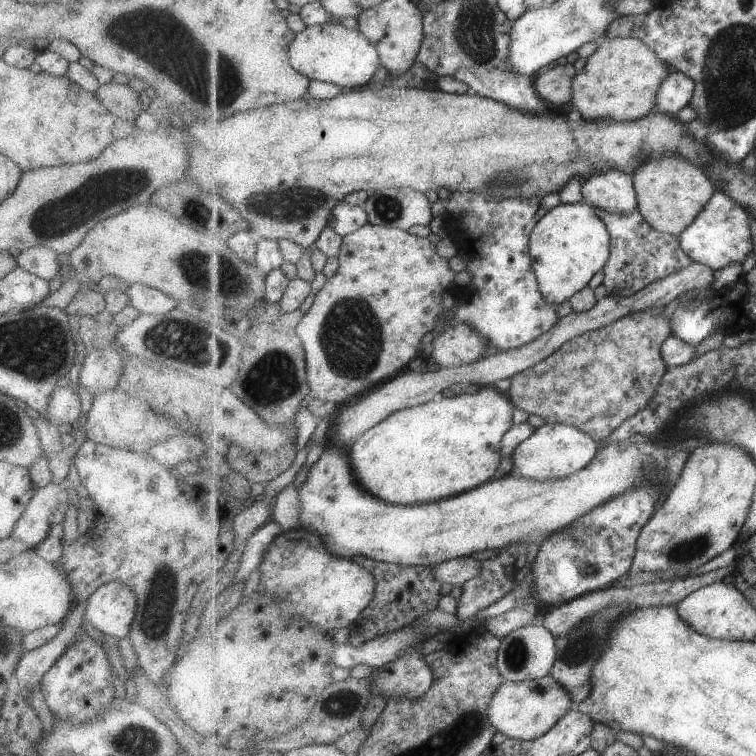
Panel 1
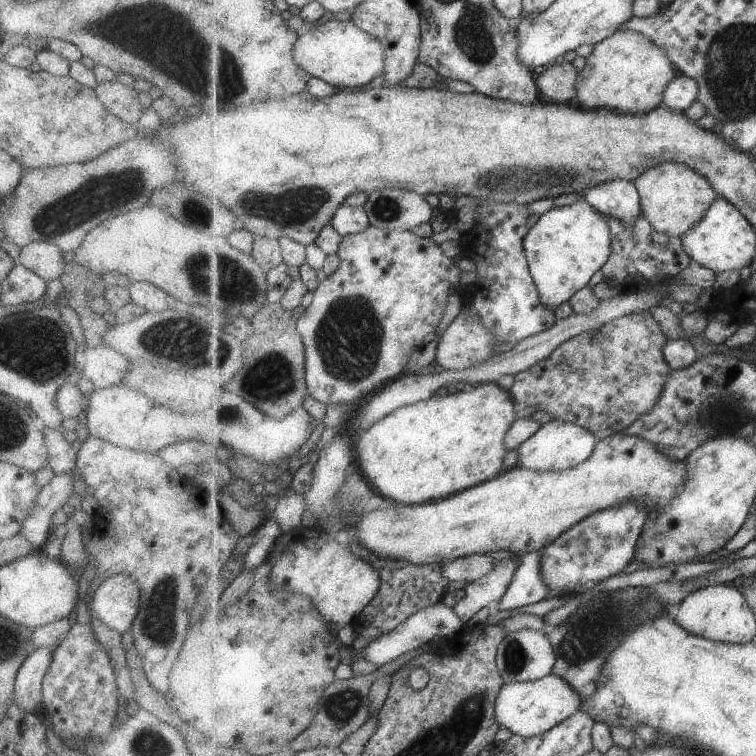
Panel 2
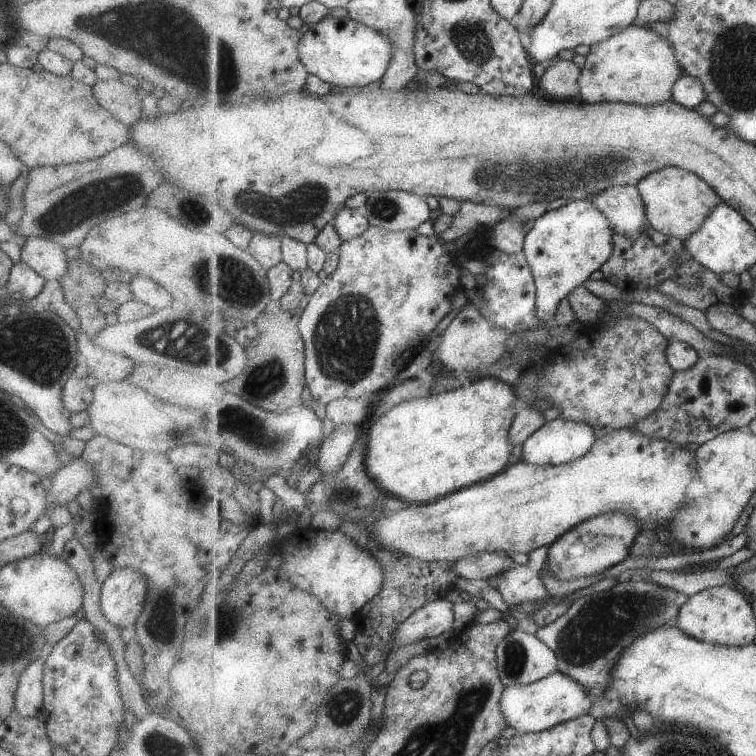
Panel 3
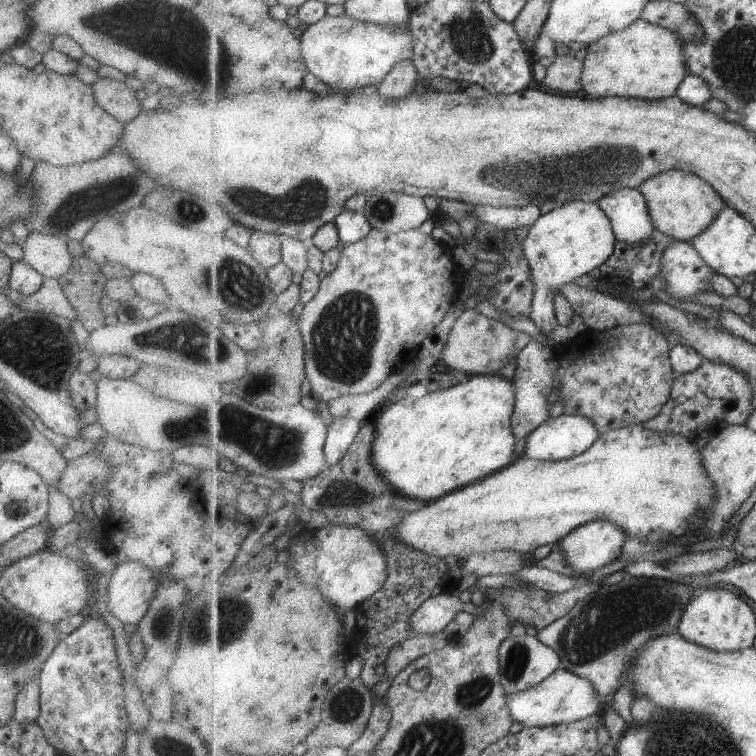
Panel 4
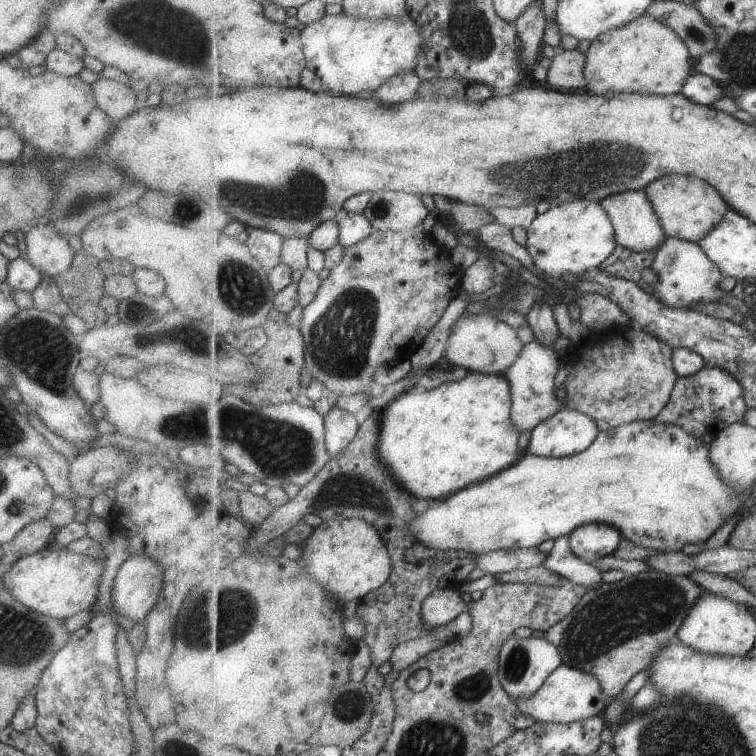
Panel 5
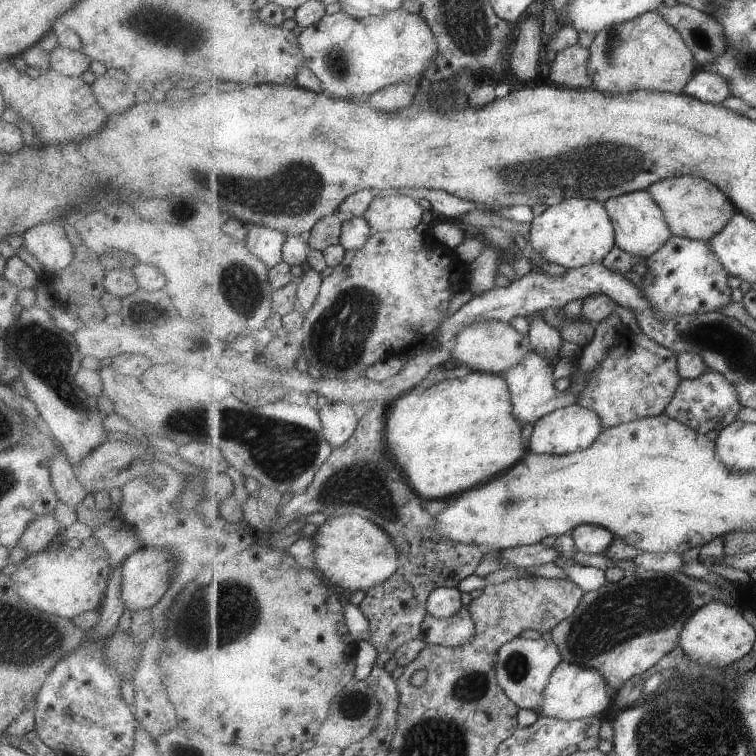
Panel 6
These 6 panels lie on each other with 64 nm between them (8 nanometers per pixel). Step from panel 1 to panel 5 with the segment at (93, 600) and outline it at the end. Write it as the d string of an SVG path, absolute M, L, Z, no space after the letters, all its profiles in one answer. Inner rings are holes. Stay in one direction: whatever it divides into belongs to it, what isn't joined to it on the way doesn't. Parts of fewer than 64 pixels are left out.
M133 554L127 557L117 569L111 584L110 601L111 608L117 610L118 617L129 618L134 623L144 620L144 616L151 610L161 594L163 588L163 566L153 562L147 556Z

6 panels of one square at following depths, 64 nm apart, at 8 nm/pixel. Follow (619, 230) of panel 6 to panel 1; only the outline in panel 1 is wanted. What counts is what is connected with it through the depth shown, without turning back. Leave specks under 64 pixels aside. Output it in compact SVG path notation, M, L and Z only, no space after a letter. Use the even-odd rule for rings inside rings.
M622 170L595 174L584 180L581 186L583 200L595 208L613 214L631 214L639 209L633 177Z

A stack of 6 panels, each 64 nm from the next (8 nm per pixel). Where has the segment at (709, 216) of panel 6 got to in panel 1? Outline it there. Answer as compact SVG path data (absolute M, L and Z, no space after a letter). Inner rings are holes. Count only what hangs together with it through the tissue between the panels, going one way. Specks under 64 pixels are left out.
M663 154L643 162L632 174L638 196L639 209L643 216L659 232L680 236L700 216L701 210L708 205L718 189L708 177L707 170L695 166L685 156Z

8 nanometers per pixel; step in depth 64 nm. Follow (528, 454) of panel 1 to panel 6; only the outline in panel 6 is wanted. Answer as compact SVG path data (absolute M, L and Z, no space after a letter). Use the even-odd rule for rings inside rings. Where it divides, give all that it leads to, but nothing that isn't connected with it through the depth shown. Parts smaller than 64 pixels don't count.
M575 403L547 414L534 425L528 450L535 454L565 455L585 450L604 432L604 423L595 410Z

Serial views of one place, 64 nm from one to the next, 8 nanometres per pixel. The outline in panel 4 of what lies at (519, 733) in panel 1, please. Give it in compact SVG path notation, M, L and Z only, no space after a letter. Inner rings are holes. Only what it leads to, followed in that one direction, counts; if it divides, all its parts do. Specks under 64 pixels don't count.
M565 668L555 670L541 684L529 690L510 694L508 700L515 722L523 727L571 724L602 713L608 701L601 694L597 694L597 688L589 678L581 678L579 674L573 674L573 671Z

